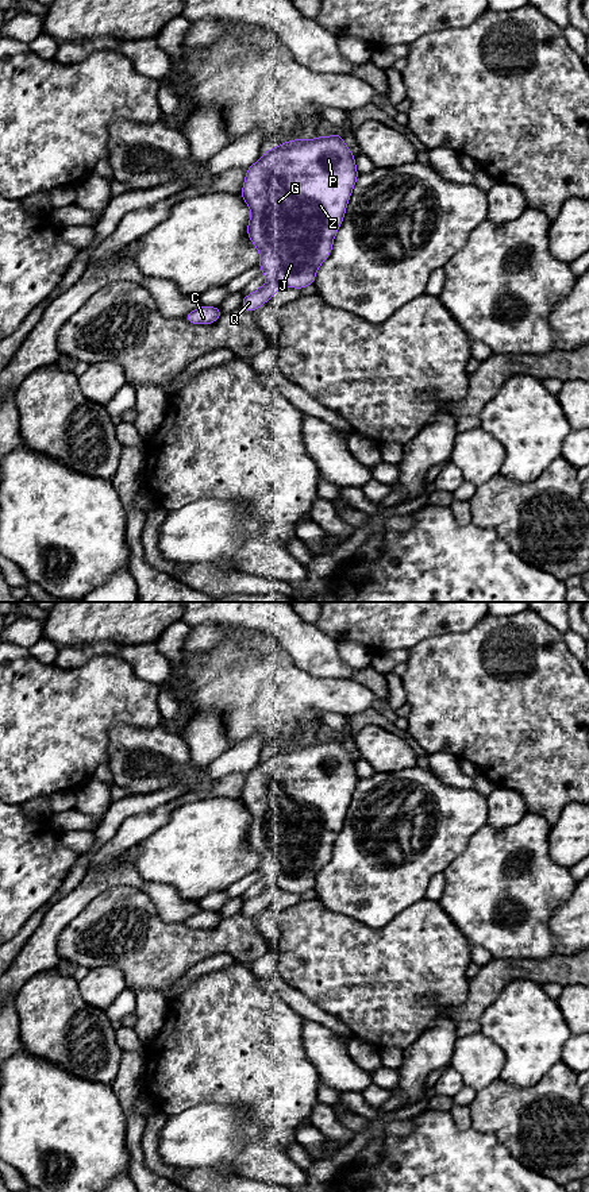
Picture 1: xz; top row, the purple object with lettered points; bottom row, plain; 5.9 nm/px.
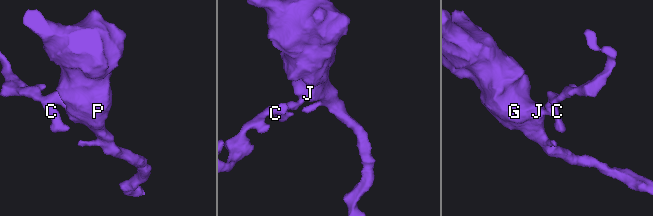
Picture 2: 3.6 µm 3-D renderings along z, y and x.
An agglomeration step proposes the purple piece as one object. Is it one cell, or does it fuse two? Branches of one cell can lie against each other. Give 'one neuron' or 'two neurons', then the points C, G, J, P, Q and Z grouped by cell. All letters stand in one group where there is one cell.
two neurons; groups C Q / G J P Z

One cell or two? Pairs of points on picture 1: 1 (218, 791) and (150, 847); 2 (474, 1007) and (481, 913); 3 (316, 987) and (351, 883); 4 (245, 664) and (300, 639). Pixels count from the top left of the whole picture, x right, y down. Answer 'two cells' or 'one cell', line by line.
1: two cells
2: two cells
3: two cells
4: two cells

